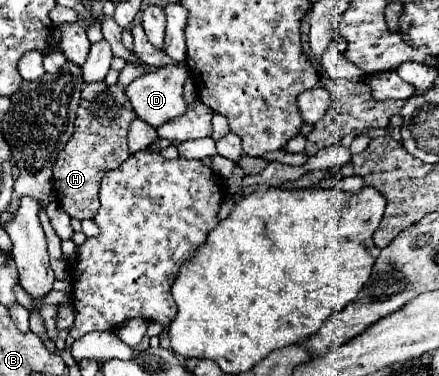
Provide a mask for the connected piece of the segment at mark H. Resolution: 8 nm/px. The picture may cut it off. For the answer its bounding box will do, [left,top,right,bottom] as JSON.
[54,80,136,220]

